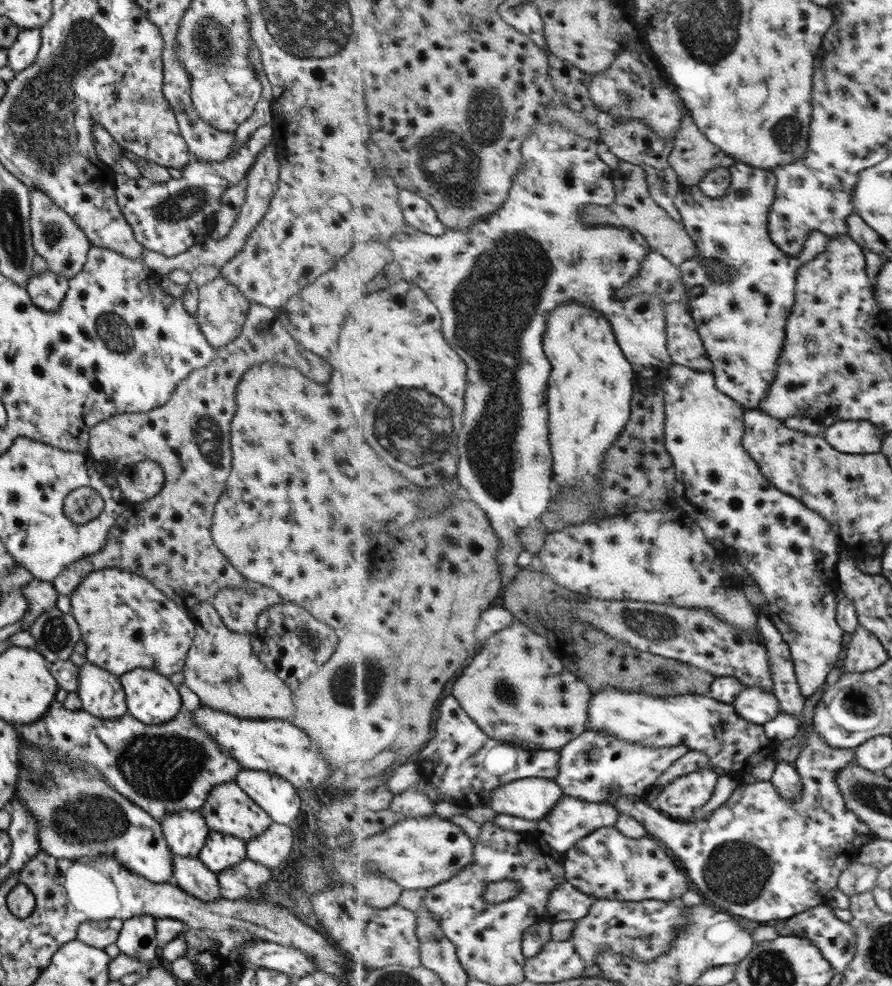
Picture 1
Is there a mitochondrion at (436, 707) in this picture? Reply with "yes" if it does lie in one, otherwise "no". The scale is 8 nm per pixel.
no

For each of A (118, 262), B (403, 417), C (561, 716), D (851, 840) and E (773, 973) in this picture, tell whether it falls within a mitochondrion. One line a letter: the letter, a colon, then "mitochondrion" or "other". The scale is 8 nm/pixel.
A: other
B: mitochondrion
C: other
D: other
E: mitochondrion

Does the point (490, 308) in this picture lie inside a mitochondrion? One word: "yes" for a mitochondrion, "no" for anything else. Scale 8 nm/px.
yes

